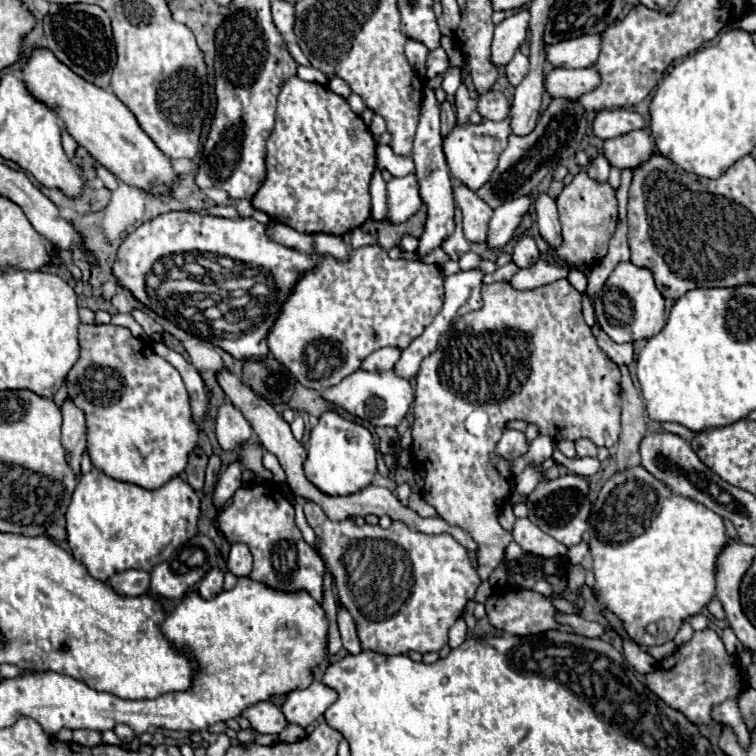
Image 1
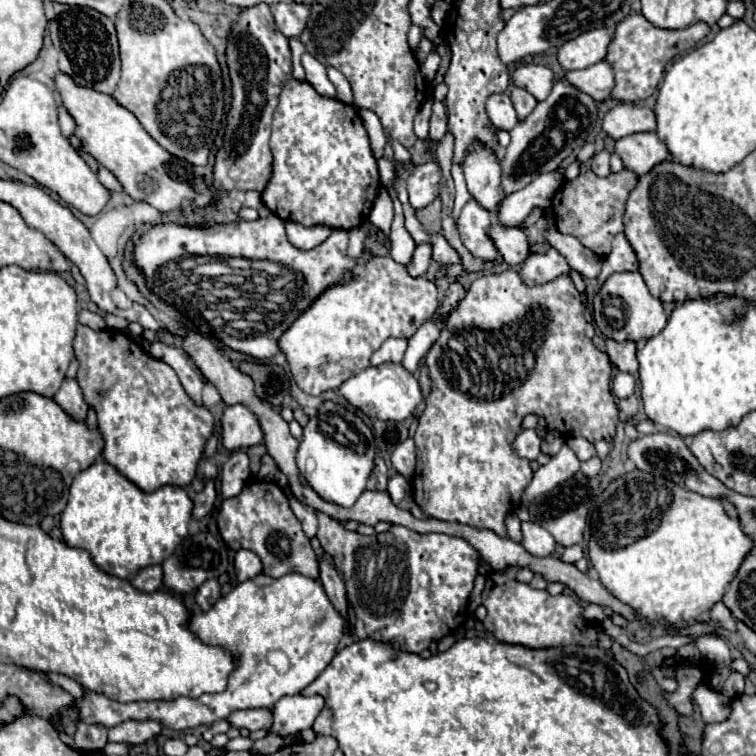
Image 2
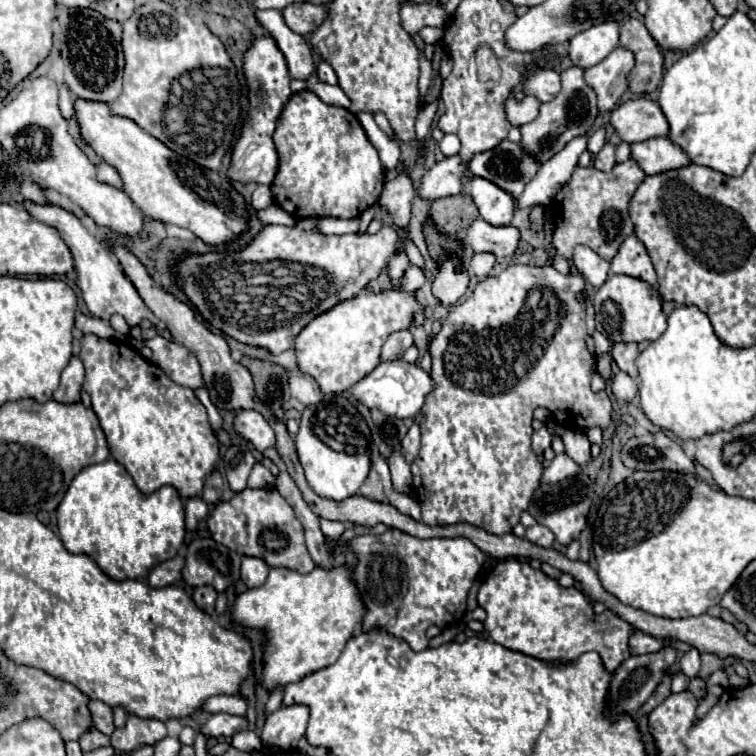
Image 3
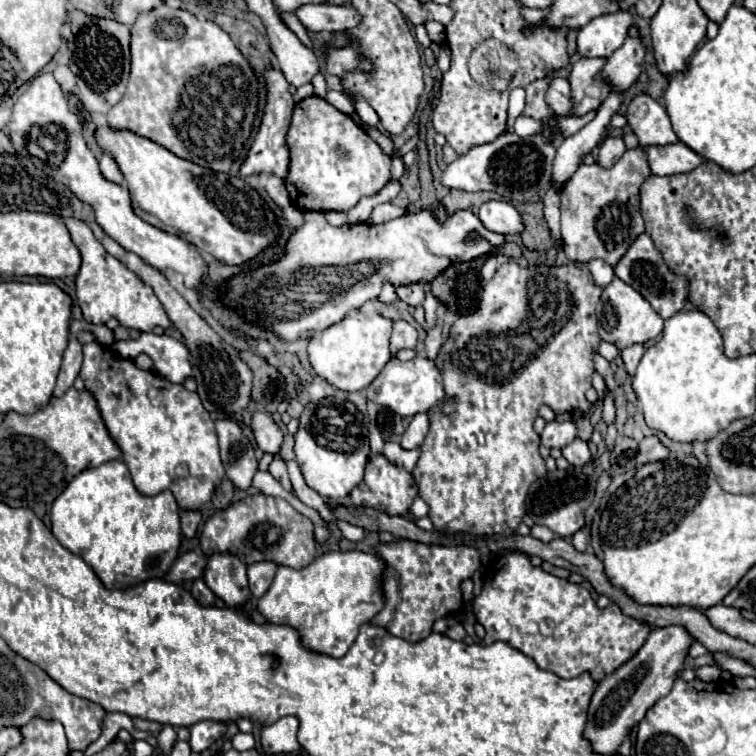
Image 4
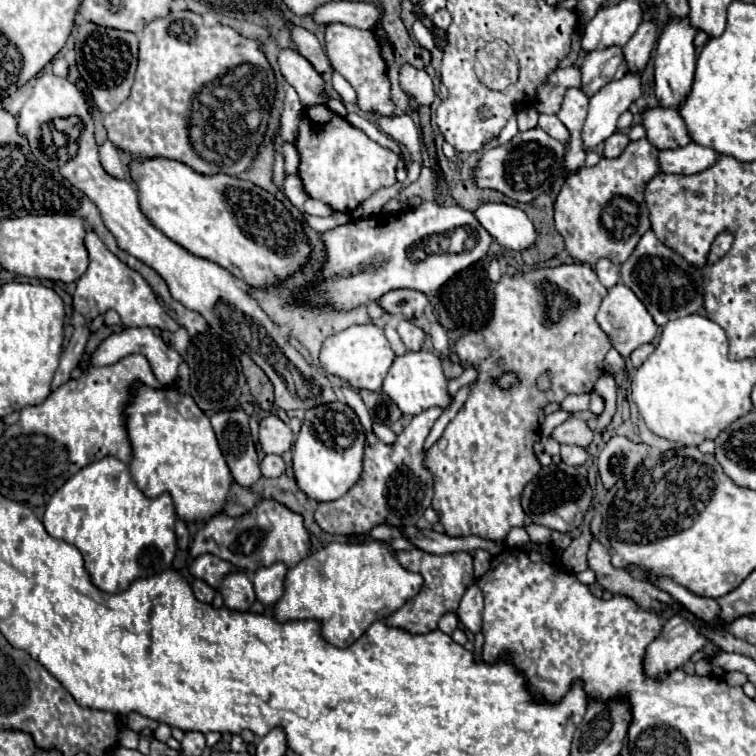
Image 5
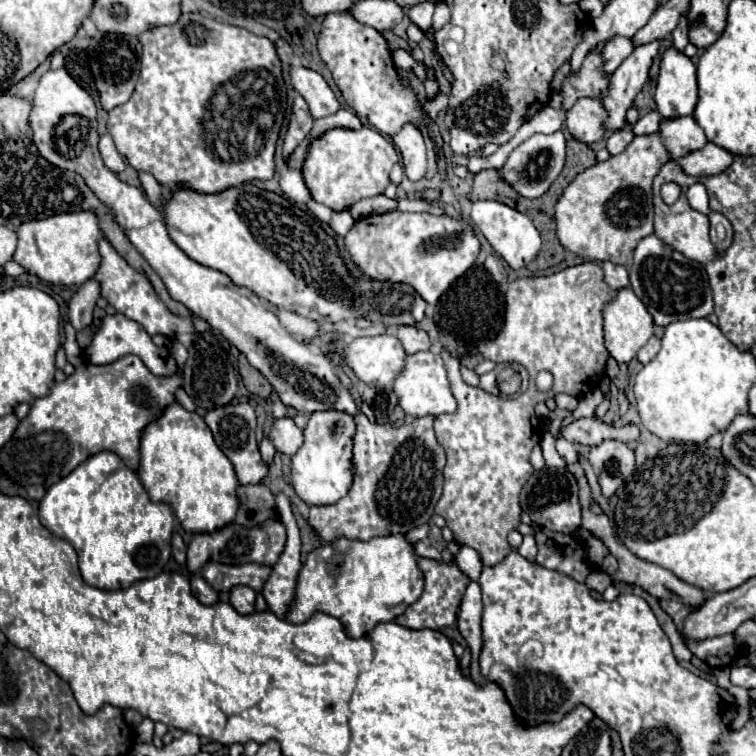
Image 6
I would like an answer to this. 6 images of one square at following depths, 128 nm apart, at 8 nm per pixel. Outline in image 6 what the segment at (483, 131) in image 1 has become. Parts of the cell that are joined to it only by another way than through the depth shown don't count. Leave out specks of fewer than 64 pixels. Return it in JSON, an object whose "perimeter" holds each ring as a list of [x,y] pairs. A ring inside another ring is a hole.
{"perimeter":[[[480,200],[480,202],[474,202],[472,204],[472,212],[470,212],[470,218],[474,222],[474,226],[486,236],[486,240],[492,244],[492,248],[514,268],[522,268],[526,266],[528,262],[532,262],[536,258],[536,254],[540,252],[540,234],[538,230],[534,228],[532,220],[506,206],[506,204],[500,204],[500,202],[494,202],[494,200]]]}

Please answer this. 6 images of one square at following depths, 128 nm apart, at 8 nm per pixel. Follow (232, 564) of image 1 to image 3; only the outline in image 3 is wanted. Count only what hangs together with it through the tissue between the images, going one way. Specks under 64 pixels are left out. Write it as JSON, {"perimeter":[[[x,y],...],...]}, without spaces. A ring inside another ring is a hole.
{"perimeter":[[[246,556],[246,558],[242,560],[240,578],[242,578],[242,582],[244,582],[248,588],[254,588],[254,586],[264,584],[268,572],[270,572],[268,564],[264,564],[264,560],[260,560],[260,558]]]}

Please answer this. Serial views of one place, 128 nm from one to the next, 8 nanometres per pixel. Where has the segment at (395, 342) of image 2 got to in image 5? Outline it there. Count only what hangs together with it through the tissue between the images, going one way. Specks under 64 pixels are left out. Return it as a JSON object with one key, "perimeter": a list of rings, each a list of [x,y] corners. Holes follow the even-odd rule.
{"perimeter":[[[402,320],[400,324],[398,324],[398,328],[396,328],[396,332],[400,334],[400,338],[402,338],[402,342],[404,342],[404,346],[408,348],[408,350],[420,350],[422,348],[422,342],[424,342],[424,330],[422,328],[418,328],[416,324],[412,324],[412,322],[408,322],[408,320]]]}

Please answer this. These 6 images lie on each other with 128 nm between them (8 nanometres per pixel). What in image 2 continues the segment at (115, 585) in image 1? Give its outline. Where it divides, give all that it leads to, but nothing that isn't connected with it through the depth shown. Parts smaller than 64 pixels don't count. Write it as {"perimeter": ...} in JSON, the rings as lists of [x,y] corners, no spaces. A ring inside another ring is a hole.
{"perimeter":[[[148,566],[142,568],[132,580],[130,584],[134,588],[140,588],[140,592],[156,592],[158,588],[162,588],[162,568],[160,566]]]}

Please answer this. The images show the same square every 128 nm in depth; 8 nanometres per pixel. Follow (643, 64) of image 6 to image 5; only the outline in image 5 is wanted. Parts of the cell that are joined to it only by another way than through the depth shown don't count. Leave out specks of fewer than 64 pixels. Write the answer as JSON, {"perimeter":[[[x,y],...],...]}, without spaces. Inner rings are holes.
{"perimeter":[[[626,74],[620,80],[612,80],[598,94],[590,98],[588,118],[582,128],[584,150],[592,150],[608,136],[616,132],[616,122],[622,112],[642,94],[640,74]]]}

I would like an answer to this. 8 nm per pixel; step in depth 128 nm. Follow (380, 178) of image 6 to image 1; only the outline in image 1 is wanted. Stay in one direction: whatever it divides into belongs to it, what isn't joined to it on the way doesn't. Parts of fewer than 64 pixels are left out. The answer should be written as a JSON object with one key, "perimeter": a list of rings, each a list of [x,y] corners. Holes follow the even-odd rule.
{"perimeter":[[[294,76],[282,86],[278,96],[276,126],[266,142],[266,180],[254,194],[252,206],[298,232],[344,236],[370,218],[370,178],[374,170],[376,142],[362,118],[354,114],[348,102],[342,96],[336,96],[330,88]]]}

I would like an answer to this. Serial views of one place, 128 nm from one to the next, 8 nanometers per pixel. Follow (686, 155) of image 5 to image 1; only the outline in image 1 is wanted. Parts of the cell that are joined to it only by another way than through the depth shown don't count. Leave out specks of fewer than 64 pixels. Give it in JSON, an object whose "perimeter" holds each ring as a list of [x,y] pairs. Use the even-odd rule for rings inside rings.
{"perimeter":[[[632,130],[624,136],[604,140],[604,156],[616,168],[636,168],[654,154],[654,140],[648,130]]]}

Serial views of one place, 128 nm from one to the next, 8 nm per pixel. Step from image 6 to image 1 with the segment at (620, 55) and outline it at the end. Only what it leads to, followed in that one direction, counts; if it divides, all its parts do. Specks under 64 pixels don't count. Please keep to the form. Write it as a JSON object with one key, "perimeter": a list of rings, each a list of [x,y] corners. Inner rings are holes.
{"perimeter":[[[552,98],[548,110],[542,114],[540,122],[536,124],[536,128],[528,136],[514,136],[512,134],[508,138],[508,146],[502,152],[492,178],[488,180],[488,184],[478,188],[476,194],[490,208],[498,208],[500,204],[504,204],[508,200],[516,200],[520,196],[532,194],[532,190],[542,182],[542,178],[550,170],[554,170],[562,160],[570,158],[578,150],[586,130],[588,130],[586,112],[576,100]]]}

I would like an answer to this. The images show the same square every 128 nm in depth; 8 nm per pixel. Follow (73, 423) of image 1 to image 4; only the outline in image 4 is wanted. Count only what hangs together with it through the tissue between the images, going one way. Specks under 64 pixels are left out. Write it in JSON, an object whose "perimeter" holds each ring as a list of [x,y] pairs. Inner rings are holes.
{"perimeter":[[[70,338],[68,348],[64,352],[64,360],[62,360],[62,368],[58,374],[58,382],[54,388],[54,396],[64,396],[64,392],[68,388],[72,388],[74,378],[78,376],[82,366],[82,344],[76,338]]]}

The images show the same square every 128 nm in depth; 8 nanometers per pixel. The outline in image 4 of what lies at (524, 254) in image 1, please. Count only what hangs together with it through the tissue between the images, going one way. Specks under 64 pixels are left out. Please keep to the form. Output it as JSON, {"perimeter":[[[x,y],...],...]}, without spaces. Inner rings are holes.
{"perimeter":[[[422,210],[380,226],[352,224],[338,228],[330,226],[322,212],[304,212],[304,224],[290,234],[282,258],[260,266],[272,272],[268,284],[276,290],[264,292],[264,304],[252,312],[256,320],[250,320],[250,324],[274,332],[284,342],[294,342],[298,338],[306,340],[340,322],[350,308],[360,308],[366,300],[376,298],[384,282],[392,282],[394,286],[424,280],[432,282],[434,276],[450,264],[488,254],[504,242],[504,234],[490,232],[480,218],[468,210],[448,216],[444,224],[440,224],[432,212]],[[360,262],[374,264],[374,272],[360,272],[356,280],[356,266]]]}

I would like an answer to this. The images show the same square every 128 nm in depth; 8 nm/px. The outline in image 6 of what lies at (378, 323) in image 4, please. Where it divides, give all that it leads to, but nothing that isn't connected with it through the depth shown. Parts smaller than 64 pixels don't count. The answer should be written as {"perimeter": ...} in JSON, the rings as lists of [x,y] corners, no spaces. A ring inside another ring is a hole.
{"perimeter":[[[396,336],[354,338],[344,348],[344,362],[358,380],[372,388],[386,388],[404,366],[404,348]]]}

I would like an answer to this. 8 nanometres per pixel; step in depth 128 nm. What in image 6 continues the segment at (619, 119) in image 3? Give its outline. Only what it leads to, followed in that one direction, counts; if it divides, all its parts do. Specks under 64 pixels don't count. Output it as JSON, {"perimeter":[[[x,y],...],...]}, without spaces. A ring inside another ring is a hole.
{"perimeter":[[[680,116],[672,120],[662,118],[658,132],[674,160],[682,158],[688,152],[700,150],[708,142],[702,128],[696,124],[692,116]]]}

